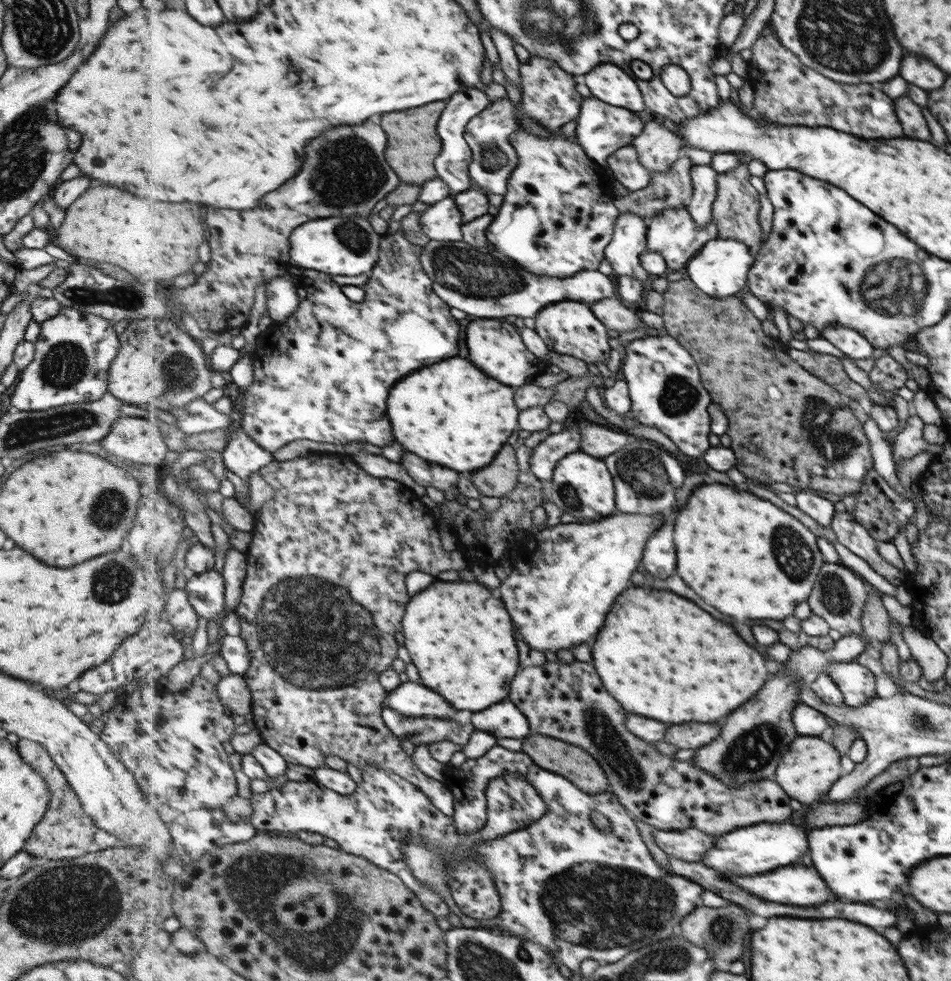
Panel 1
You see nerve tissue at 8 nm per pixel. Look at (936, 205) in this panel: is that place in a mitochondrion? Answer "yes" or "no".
no

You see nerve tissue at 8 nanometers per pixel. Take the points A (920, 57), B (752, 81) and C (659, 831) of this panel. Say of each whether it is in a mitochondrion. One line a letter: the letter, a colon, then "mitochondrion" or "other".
A: other
B: other
C: other

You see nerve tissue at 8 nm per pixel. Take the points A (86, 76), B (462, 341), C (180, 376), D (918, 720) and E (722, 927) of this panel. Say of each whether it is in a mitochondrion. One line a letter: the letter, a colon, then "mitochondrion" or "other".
A: other
B: other
C: mitochondrion
D: mitochondrion
E: mitochondrion

